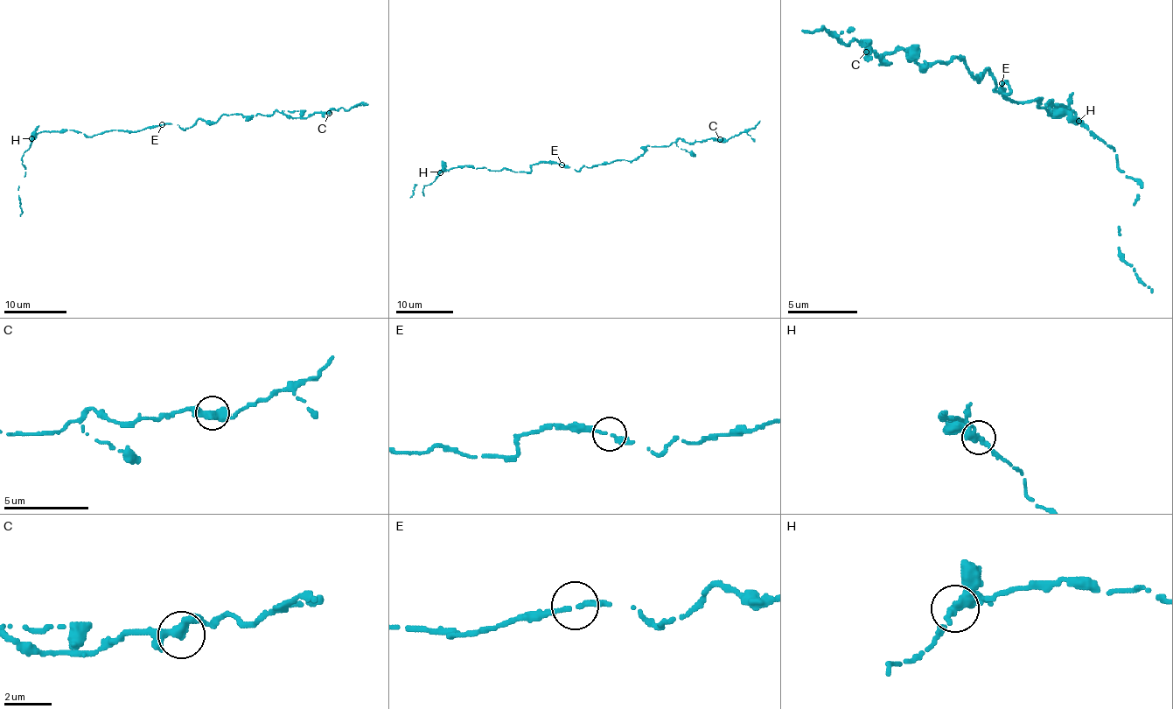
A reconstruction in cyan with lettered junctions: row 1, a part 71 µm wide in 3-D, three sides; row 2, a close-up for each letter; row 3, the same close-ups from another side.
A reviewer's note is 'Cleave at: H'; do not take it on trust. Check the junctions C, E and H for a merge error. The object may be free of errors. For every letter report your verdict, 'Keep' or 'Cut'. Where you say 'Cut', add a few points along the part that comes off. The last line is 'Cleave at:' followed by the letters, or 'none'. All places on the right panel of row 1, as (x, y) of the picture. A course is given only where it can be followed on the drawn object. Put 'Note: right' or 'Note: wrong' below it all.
C: Keep
E: Keep
H: Cut
Cleave at: H
Note: right

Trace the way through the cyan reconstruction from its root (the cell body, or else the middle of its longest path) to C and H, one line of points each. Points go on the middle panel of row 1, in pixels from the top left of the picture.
C: (562, 164), (579, 171), (585, 165), (631, 161), (648, 145), (668, 147), (679, 138), (687, 143), (720, 139)
H: (562, 164), (537, 163), (531, 165), (530, 171), (513, 171), (506, 169), (476, 169), (464, 164), (439, 171)

